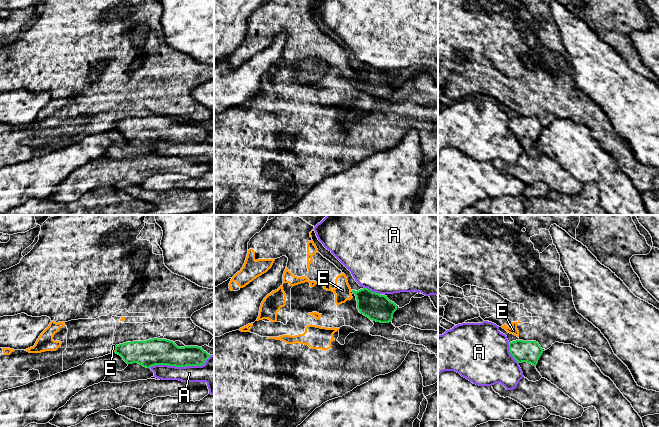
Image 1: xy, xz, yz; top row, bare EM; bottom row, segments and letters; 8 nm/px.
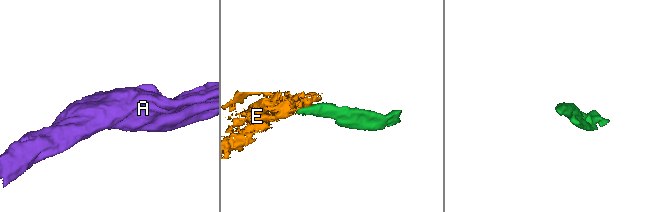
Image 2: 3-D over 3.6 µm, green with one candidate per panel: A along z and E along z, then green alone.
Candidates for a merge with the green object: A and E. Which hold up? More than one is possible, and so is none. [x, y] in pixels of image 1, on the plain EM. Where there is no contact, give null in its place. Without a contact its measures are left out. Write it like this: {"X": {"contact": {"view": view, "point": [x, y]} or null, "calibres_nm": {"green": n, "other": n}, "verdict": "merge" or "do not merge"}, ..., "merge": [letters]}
{"A": {"contact": {"view": "xy", "point": [180, 142]}, "calibres_nm": {"green": 220, "other": 170}, "verdict": "do not merge"}, "E": {"contact": {"view": "xy", "point": [115, 125]}, "calibres_nm": {"green": 200, "other": 30}, "verdict": "do not merge"}, "merge": []}

